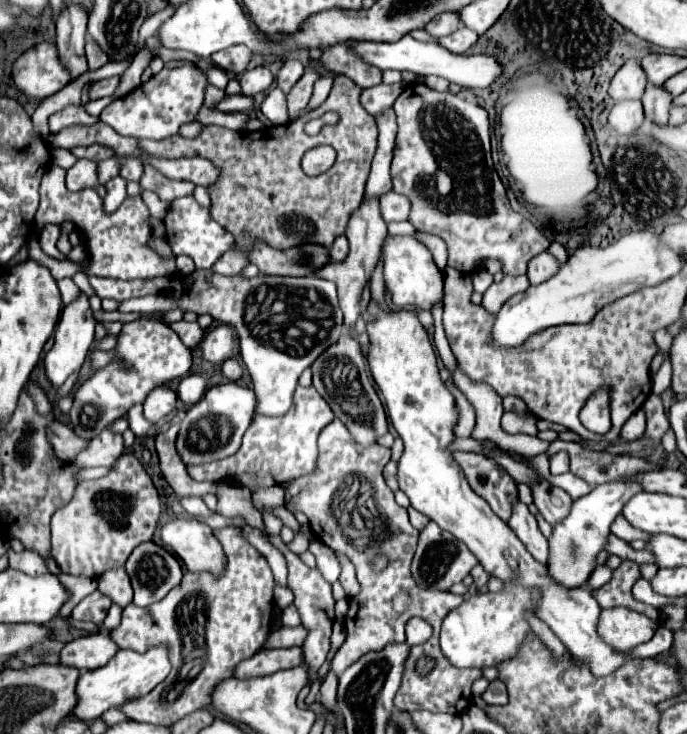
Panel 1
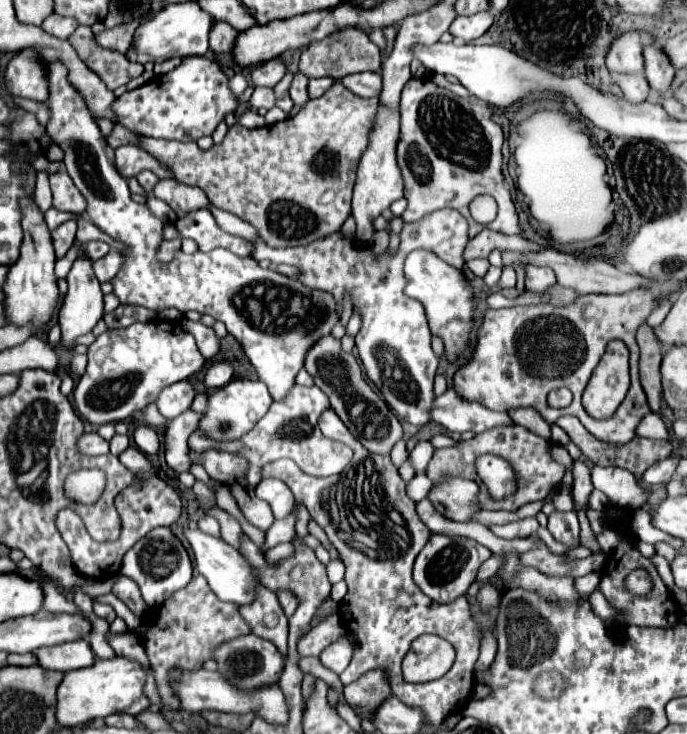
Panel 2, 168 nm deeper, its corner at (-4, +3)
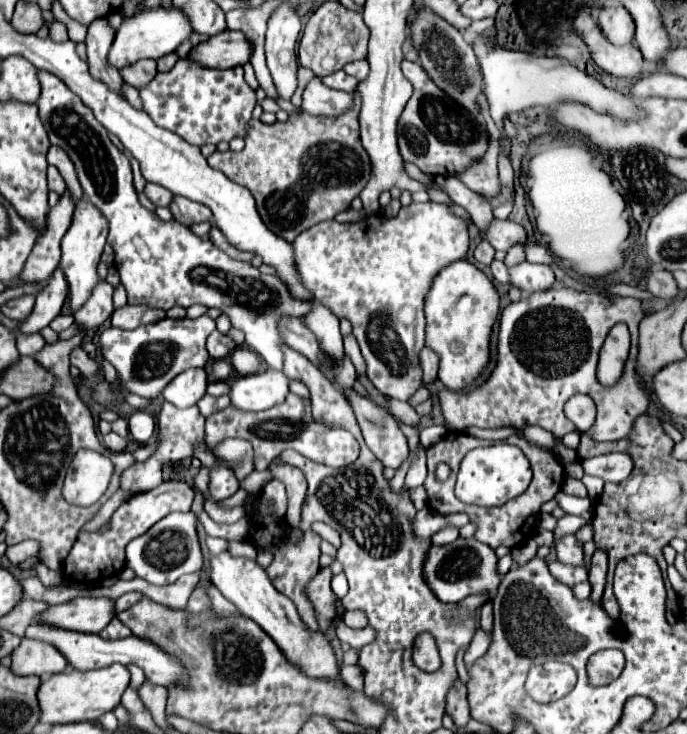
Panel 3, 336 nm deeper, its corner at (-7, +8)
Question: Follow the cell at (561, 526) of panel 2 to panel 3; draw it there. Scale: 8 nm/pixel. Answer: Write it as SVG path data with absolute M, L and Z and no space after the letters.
M568 534L568 536L560 538L560 542L556 546L556 552L558 552L558 562L562 562L562 564L586 566L584 552L582 552L582 542L578 542L574 534Z

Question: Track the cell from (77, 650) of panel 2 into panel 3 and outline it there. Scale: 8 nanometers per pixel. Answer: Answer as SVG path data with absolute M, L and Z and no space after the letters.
M22 638L20 646L10 654L10 670L16 676L50 676L66 668L64 656L50 644Z

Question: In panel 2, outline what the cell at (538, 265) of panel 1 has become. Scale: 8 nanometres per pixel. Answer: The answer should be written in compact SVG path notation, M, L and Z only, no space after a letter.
M527 265L527 277L525 277L525 289L527 291L545 291L555 283L555 273L549 267L539 265Z

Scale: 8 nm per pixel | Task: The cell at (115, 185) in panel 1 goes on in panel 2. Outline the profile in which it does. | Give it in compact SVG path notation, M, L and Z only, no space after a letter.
M73 245L73 247L67 251L67 255L65 255L65 257L57 259L57 267L55 267L57 277L65 277L65 275L69 273L69 269L71 269L71 265L73 265L73 261L75 261L75 257L77 257L77 255L79 255L79 253L77 253L77 247Z

